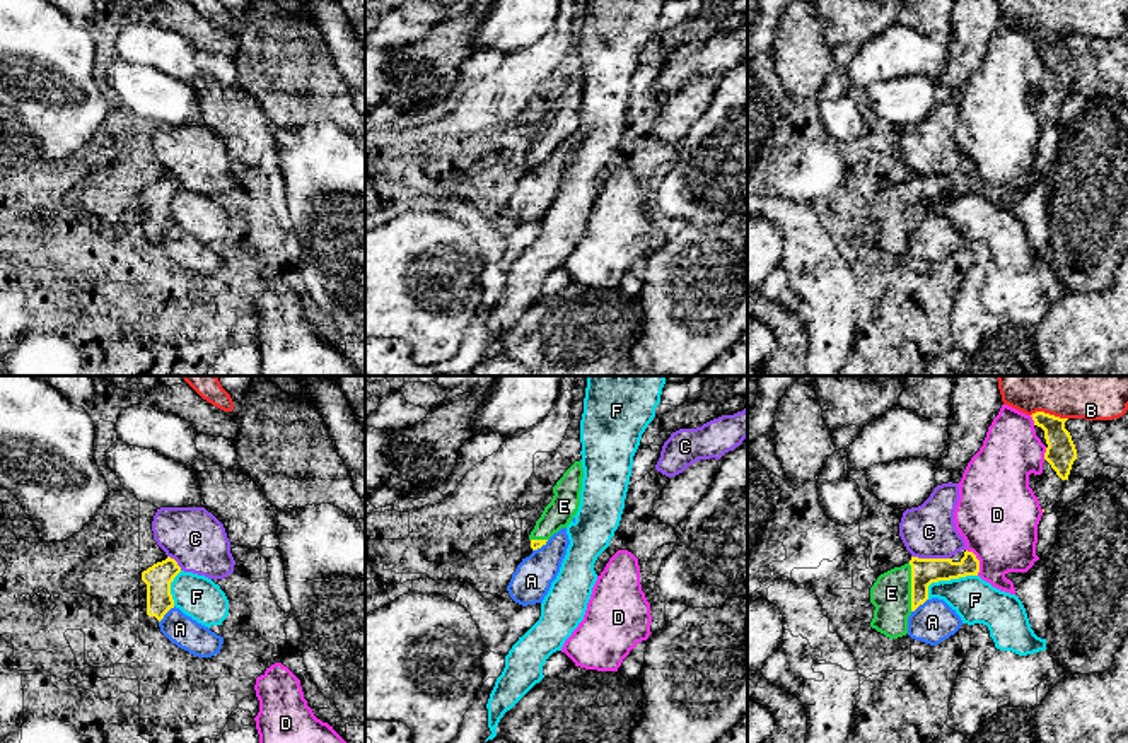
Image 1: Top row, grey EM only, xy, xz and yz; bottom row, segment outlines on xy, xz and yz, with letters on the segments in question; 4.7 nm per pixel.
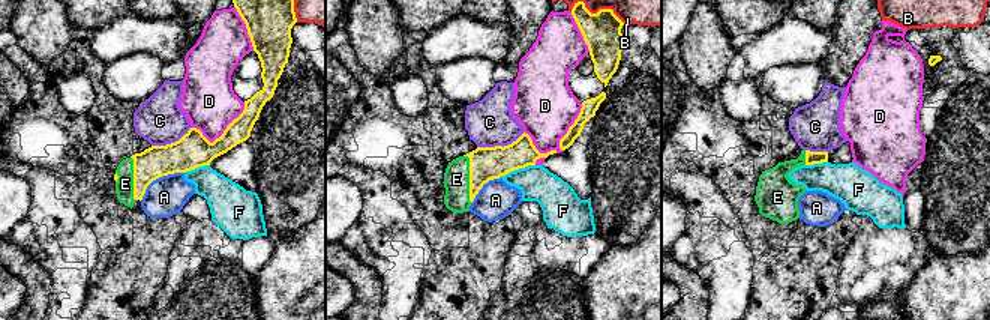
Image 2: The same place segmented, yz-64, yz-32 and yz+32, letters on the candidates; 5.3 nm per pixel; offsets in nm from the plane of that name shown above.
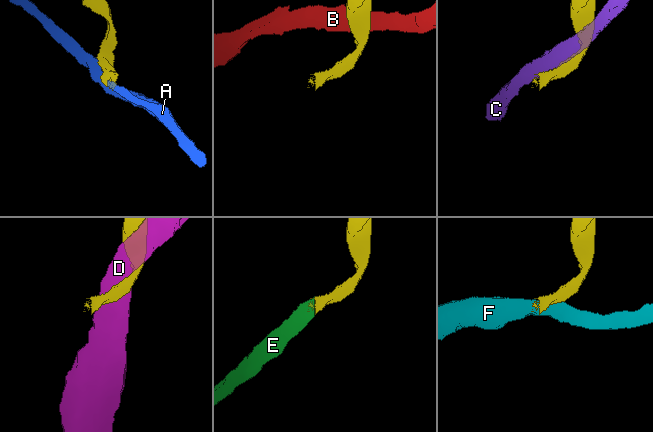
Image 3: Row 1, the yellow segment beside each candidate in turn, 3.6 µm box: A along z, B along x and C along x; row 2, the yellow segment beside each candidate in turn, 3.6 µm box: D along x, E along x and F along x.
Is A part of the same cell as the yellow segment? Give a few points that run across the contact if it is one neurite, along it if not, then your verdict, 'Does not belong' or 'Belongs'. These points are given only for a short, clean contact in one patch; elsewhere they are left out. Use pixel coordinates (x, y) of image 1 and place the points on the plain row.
Does not belong

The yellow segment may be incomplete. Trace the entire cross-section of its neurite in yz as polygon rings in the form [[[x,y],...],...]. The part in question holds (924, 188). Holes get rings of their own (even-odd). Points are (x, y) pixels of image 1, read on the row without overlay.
[[[964,169],[959,179],[952,176],[918,176],[894,184],[877,195],[870,205],[870,220],[875,224],[870,244],[889,256],[908,251],[908,234],[928,217],[928,203],[966,193],[978,193],[980,178]]]

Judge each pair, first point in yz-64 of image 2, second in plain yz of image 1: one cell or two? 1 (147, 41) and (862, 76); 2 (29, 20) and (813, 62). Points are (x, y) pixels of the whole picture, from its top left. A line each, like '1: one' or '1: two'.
1: one
2: one

